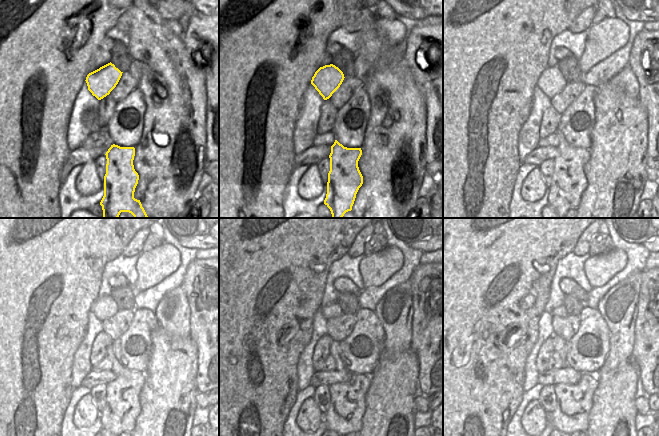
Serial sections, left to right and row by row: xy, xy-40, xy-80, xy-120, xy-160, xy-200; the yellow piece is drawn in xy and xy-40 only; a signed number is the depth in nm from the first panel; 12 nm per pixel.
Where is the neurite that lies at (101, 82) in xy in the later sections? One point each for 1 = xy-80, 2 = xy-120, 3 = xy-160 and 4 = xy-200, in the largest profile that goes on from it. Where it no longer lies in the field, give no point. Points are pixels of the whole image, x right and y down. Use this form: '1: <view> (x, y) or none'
1: xy-80 (551, 81)
2: xy-120 (104, 307)
3: xy-160 (332, 310)
4: xy-200 (560, 311)

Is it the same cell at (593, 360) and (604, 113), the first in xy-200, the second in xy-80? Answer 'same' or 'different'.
different

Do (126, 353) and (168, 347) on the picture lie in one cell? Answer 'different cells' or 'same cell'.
different cells

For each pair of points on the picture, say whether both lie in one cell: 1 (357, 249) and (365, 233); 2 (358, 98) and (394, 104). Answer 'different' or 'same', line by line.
1: same
2: different

